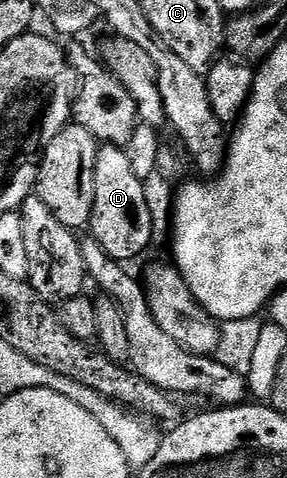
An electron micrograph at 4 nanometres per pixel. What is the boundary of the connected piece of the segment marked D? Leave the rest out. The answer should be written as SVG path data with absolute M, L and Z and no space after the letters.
M103 143L96 158L96 190L88 225L89 235L112 259L119 262L134 260L150 244L154 236L154 216L150 213L147 185L132 170L125 147Z

